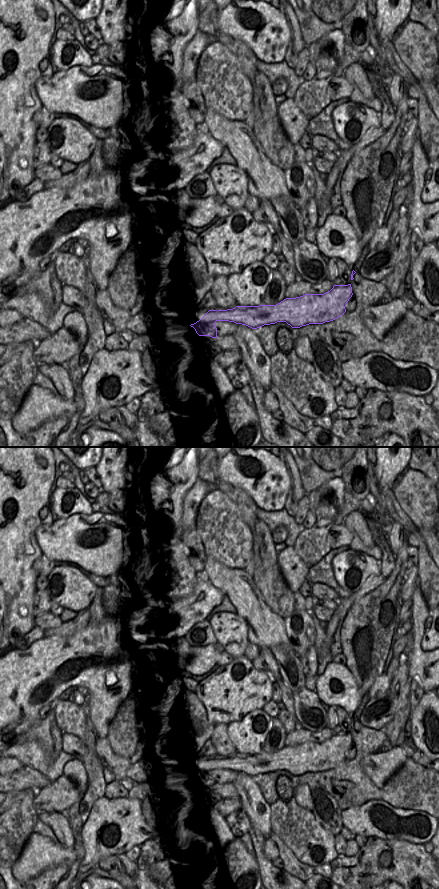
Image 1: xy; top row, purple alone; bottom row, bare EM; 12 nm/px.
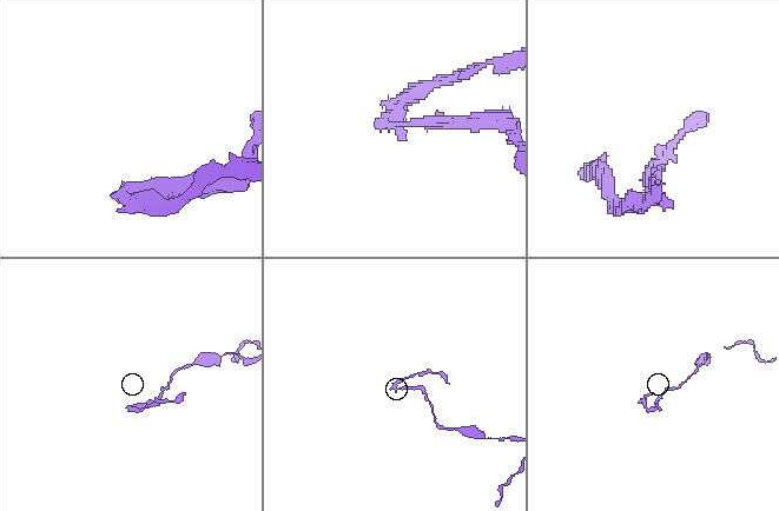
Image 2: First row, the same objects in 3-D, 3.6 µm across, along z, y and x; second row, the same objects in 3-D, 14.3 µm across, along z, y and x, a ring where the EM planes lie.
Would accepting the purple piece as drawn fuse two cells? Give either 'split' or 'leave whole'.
split

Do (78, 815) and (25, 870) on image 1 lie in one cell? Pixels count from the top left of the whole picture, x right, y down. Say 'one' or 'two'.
one

